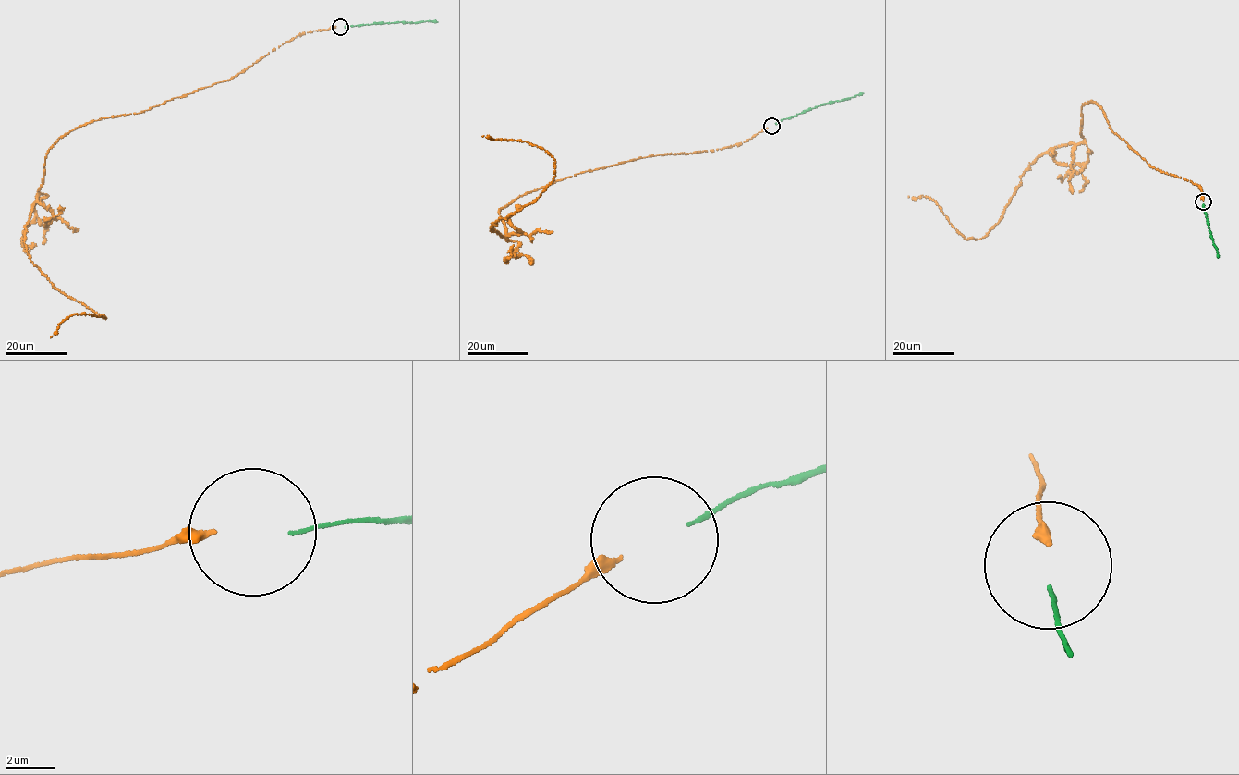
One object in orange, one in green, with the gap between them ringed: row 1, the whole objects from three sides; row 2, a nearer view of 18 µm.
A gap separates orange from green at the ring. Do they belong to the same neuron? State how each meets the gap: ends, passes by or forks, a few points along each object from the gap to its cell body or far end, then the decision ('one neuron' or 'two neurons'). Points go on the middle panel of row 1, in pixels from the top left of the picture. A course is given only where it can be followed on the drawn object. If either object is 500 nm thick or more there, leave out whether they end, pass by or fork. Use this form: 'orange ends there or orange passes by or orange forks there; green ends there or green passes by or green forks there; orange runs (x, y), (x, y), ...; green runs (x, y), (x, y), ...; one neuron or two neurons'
orange ends there; green ends there; orange runs (767, 128), (524, 193), (498, 212), (508, 239), (491, 227), (538, 197), (554, 160), (482, 136); green runs (775, 124), (818, 106), (864, 92); one neuron

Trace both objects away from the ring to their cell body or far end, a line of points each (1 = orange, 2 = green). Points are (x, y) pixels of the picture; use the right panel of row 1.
1: (1203, 199), (1091, 100), (1084, 141), (1037, 158), (985, 236), (965, 239), (929, 197), (908, 197)
2: (1203, 205), (1218, 258)

